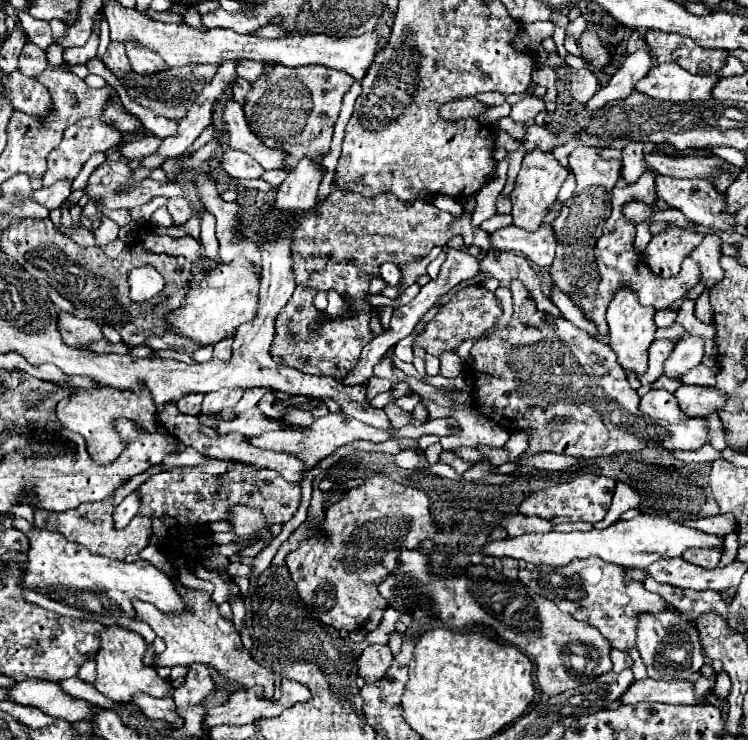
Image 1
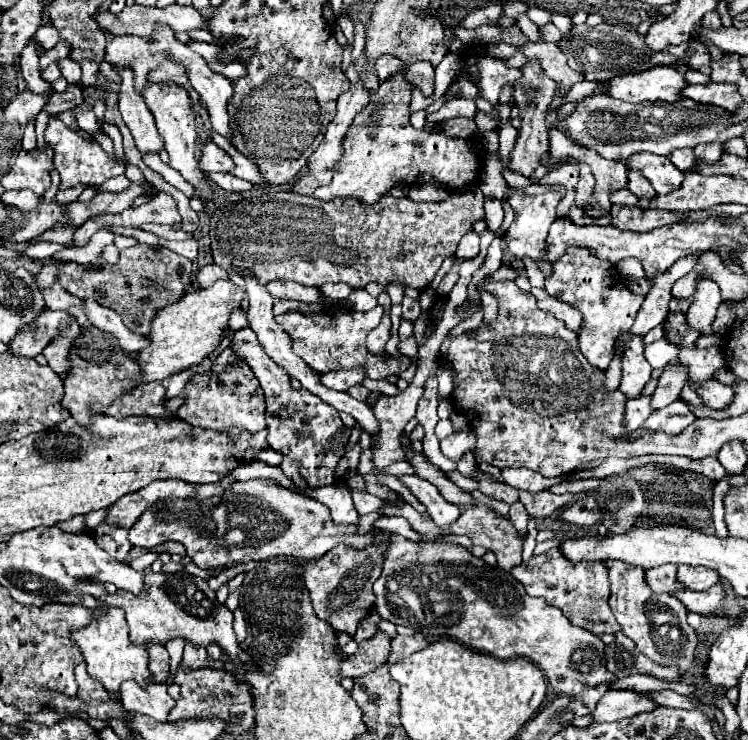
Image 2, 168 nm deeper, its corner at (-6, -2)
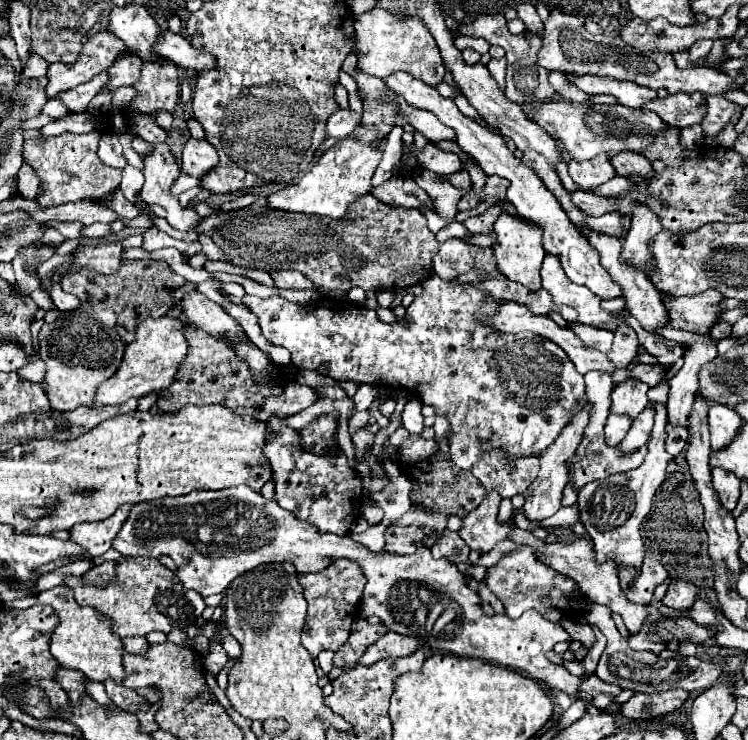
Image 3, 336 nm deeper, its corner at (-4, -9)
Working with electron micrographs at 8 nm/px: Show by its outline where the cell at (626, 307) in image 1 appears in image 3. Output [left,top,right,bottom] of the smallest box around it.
[610,381,648,419]

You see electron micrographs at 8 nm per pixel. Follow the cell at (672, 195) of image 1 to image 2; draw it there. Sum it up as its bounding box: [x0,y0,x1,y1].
[630,152,684,194]

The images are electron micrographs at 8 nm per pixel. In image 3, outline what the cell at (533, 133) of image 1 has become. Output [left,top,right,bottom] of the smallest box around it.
[568,153,616,189]

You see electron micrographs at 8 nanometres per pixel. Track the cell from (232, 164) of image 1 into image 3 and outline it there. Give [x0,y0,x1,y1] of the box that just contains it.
[180,139,218,177]

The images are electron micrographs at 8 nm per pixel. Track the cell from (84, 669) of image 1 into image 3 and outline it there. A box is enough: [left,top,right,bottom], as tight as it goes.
[55,666,86,705]

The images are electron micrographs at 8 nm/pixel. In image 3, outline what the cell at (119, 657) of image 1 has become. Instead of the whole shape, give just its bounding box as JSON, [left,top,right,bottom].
[36,585,126,683]

